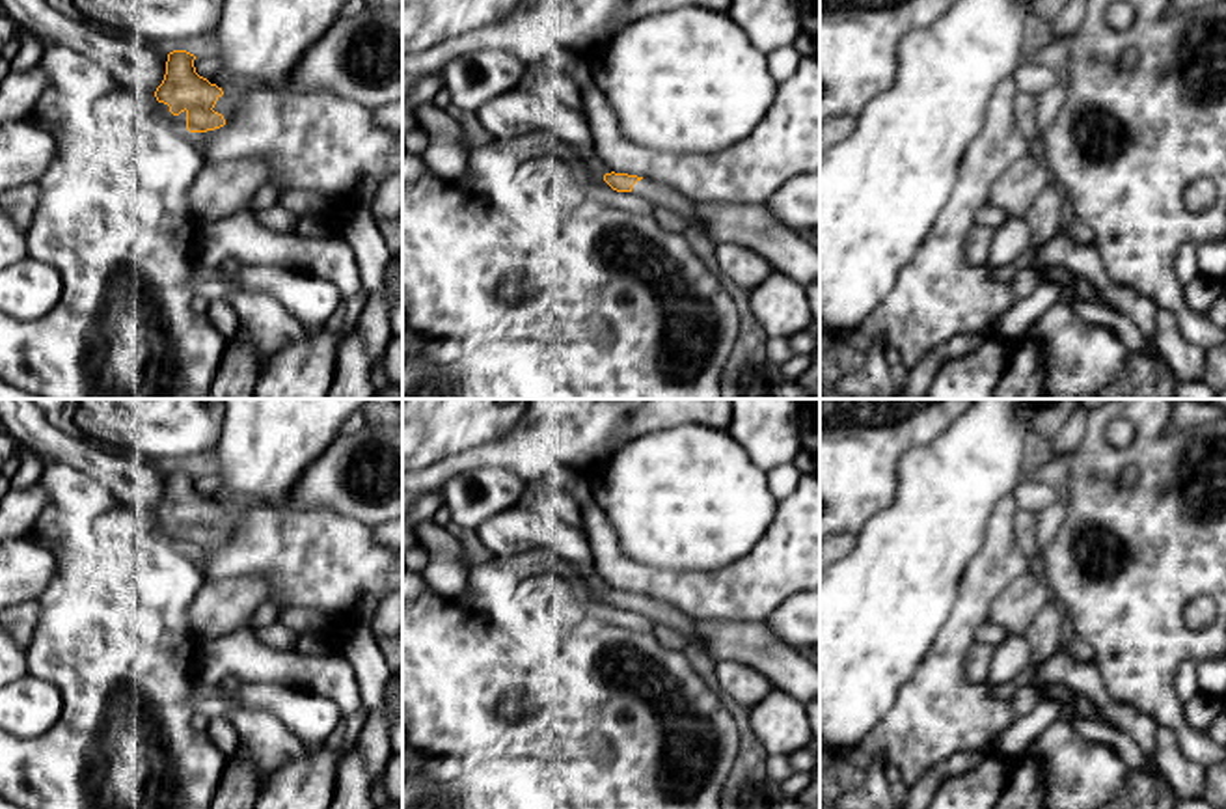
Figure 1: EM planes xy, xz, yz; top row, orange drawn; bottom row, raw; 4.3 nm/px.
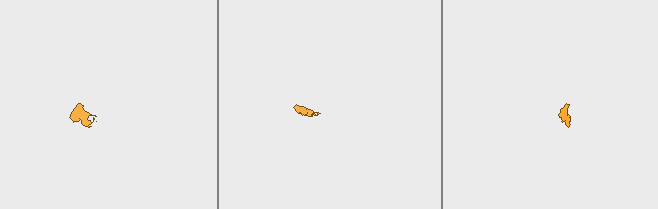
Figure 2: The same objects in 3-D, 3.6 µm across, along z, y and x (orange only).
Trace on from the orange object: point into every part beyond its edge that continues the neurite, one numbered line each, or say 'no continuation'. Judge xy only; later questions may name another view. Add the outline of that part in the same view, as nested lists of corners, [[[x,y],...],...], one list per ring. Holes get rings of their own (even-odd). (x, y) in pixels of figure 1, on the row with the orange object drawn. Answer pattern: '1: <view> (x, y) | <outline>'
1: xy (222, 105) | [[[225,95],[218,97],[218,101],[216,101],[212,110],[222,114],[224,119],[229,119],[231,117],[231,99],[225,97]]]

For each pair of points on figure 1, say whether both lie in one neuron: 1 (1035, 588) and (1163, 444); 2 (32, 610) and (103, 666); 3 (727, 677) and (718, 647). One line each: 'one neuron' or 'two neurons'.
1: two neurons
2: two neurons
3: two neurons

